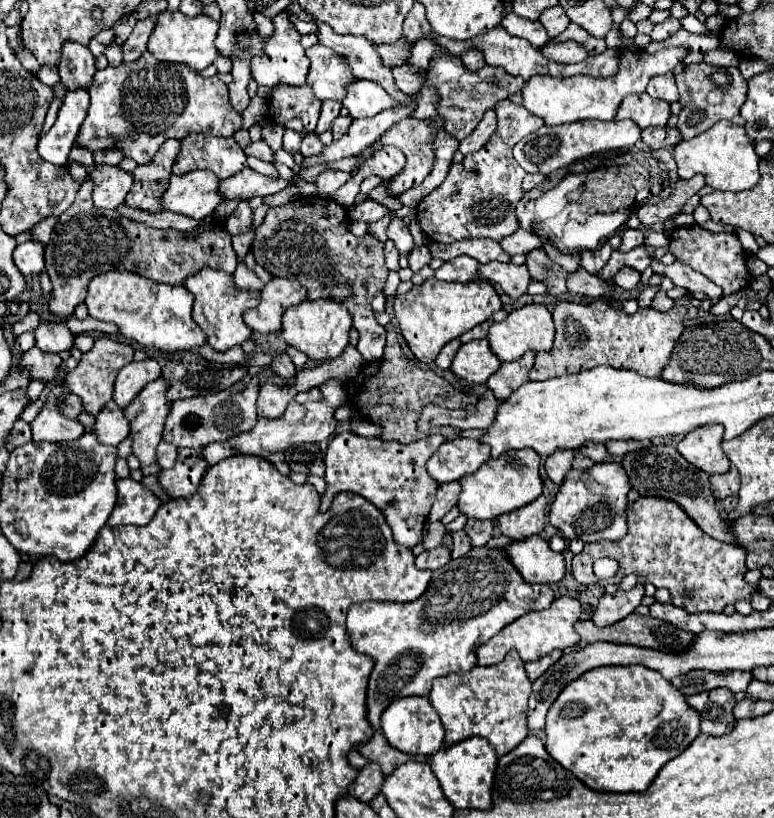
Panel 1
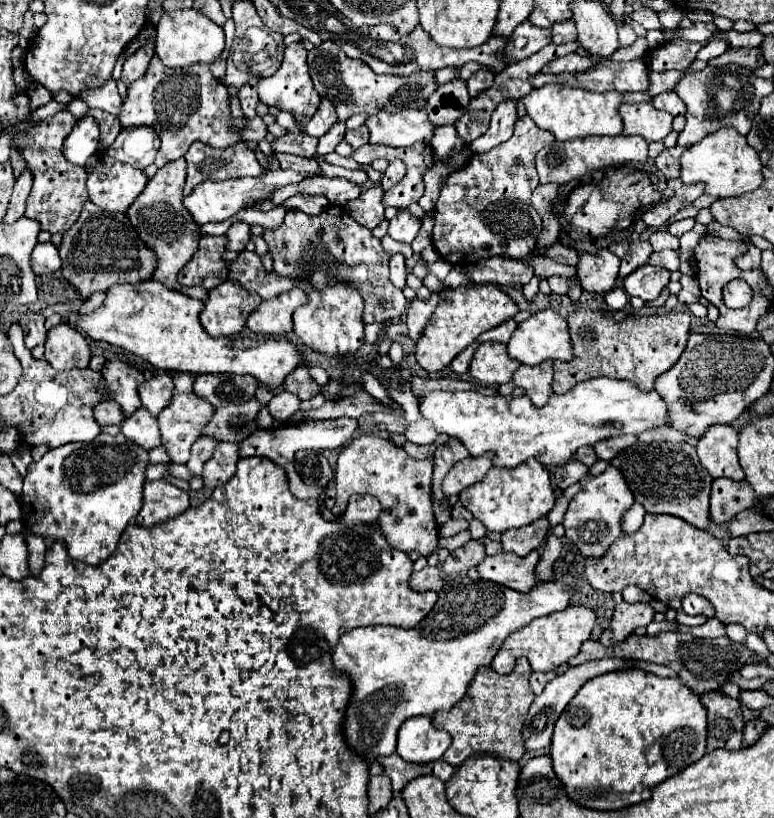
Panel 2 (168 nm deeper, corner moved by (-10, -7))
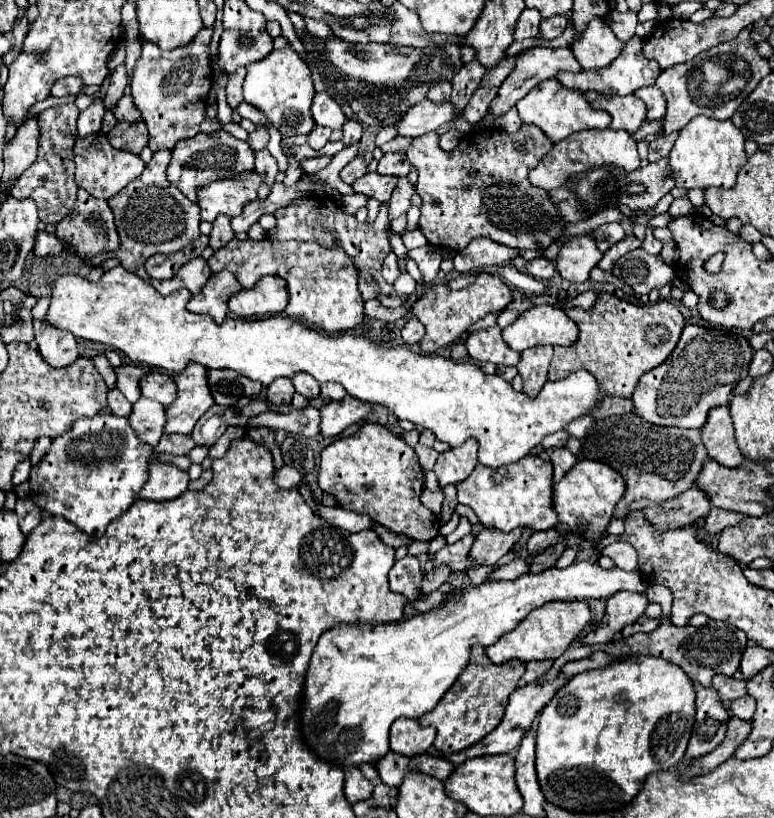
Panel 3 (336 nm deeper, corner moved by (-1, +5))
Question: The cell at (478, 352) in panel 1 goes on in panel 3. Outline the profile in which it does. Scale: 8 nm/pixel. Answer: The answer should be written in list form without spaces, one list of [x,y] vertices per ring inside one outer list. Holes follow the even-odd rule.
[[[499,325],[471,333],[465,345],[467,345],[469,357],[479,363],[491,361],[495,365],[517,365],[521,359],[521,355],[517,351],[513,351],[511,347],[505,345]]]

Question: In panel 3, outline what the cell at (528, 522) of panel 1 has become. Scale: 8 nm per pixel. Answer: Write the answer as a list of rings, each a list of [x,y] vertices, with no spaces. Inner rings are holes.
[[[483,529],[475,535],[469,557],[477,565],[495,565],[519,541],[521,531],[523,529],[515,529],[515,533],[495,533],[495,529]]]

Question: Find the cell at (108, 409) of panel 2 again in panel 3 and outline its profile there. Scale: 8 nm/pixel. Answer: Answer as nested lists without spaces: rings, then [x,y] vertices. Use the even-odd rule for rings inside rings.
[[[117,389],[111,391],[111,397],[109,397],[109,407],[111,407],[111,413],[113,415],[119,415],[119,417],[129,417],[131,415],[131,409],[133,405],[125,399],[125,395]]]

